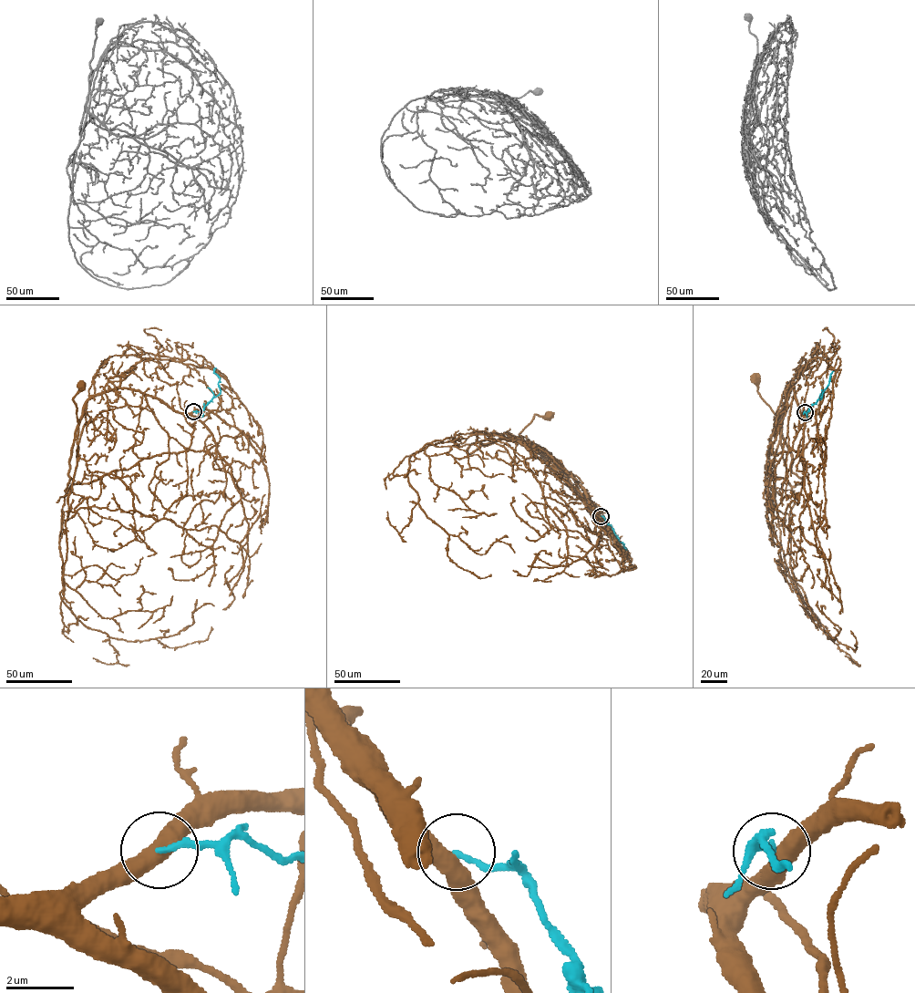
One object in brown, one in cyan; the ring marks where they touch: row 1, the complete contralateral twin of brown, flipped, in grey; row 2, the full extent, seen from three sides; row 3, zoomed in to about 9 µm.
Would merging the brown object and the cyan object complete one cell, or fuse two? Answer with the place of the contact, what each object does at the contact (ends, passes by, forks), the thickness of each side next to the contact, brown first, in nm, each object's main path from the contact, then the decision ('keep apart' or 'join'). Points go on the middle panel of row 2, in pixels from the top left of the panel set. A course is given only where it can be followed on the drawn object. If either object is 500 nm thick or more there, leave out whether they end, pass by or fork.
(601, 516) | brown passes by | cyan ends | 460/170 nm | brown via (601, 516), (573, 479), (519, 437), (534, 414), (548, 415) | cyan via (601, 516), (626, 550) | keep apart

